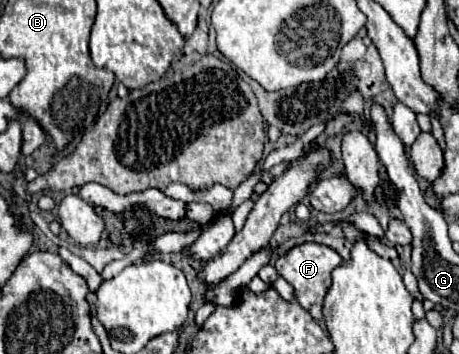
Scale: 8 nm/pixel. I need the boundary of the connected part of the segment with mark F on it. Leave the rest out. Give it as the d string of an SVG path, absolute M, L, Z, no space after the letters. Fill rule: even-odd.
M300 243L282 257L278 257L274 267L294 287L296 301L302 305L302 309L306 309L312 315L312 319L318 321L322 319L322 305L324 305L324 295L330 287L330 273L334 267L338 267L338 263L342 263L342 257L332 247L320 243Z

